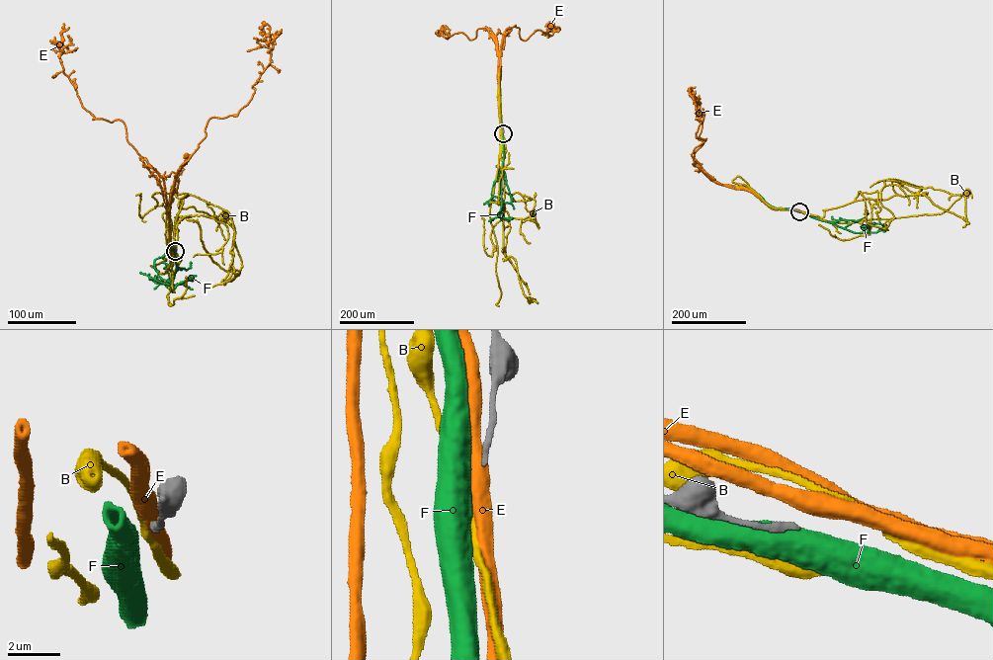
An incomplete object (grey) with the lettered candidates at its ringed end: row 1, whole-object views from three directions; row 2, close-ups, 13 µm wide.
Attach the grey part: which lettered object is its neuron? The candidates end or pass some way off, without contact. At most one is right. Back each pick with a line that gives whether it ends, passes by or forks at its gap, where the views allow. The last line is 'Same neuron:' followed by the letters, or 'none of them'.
Same neuron: none of them

